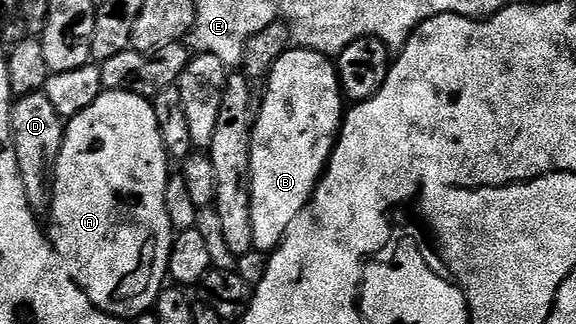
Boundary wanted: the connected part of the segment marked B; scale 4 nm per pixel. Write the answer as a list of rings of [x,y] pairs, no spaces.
[[[295,46],[293,49],[287,49],[274,63],[264,86],[266,96],[262,99],[262,108],[259,111],[257,108],[250,132],[252,237],[270,235],[278,219],[286,219],[286,223],[282,223],[282,231],[288,233],[288,225],[296,221],[308,201],[314,198],[314,190],[326,172],[326,162],[334,152],[338,130],[341,129],[344,118],[344,96],[342,86],[338,83],[337,66],[327,56],[310,51],[306,47]]]

